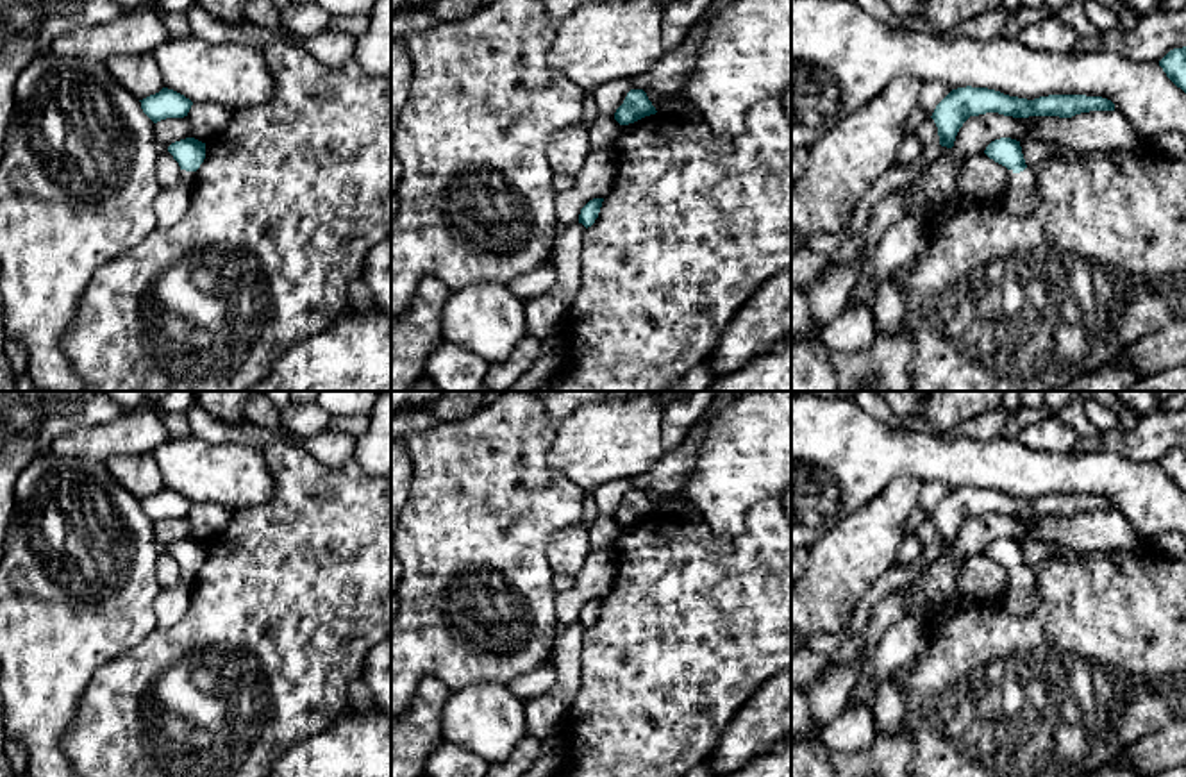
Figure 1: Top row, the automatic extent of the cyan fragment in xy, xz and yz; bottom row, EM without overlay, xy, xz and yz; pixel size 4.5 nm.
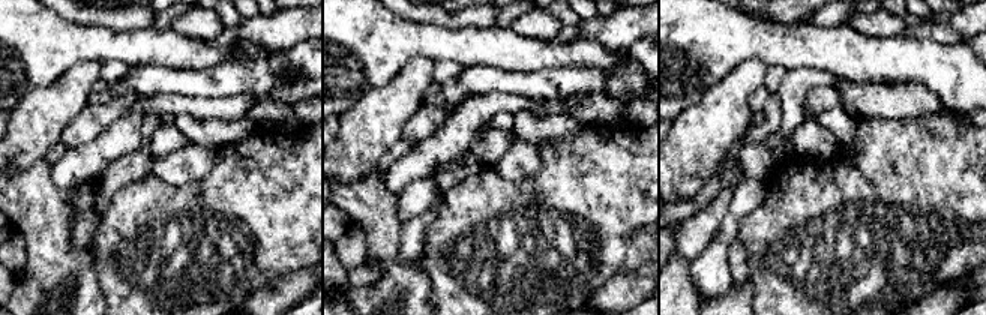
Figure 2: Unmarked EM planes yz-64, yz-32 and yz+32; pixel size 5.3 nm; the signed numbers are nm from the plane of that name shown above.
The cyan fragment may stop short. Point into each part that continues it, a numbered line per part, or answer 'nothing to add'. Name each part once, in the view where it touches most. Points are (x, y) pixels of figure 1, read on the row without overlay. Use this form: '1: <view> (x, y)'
1: yz (1020, 597)

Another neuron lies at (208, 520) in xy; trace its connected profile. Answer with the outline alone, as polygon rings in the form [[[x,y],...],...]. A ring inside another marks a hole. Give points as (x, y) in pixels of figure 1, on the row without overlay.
[[[193,504],[188,513],[189,538],[207,543],[229,525],[232,513],[230,507],[221,504]]]

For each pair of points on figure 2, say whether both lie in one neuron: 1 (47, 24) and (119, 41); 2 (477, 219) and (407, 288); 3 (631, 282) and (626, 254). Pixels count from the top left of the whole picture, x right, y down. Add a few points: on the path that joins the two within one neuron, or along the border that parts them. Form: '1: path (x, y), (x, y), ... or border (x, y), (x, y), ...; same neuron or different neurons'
1: path (65, 41), (101, 41); same neuron
2: border (420, 255), (429, 282), (431, 299); different neurons
3: border (643, 264), (611, 276), (598, 290); different neurons

